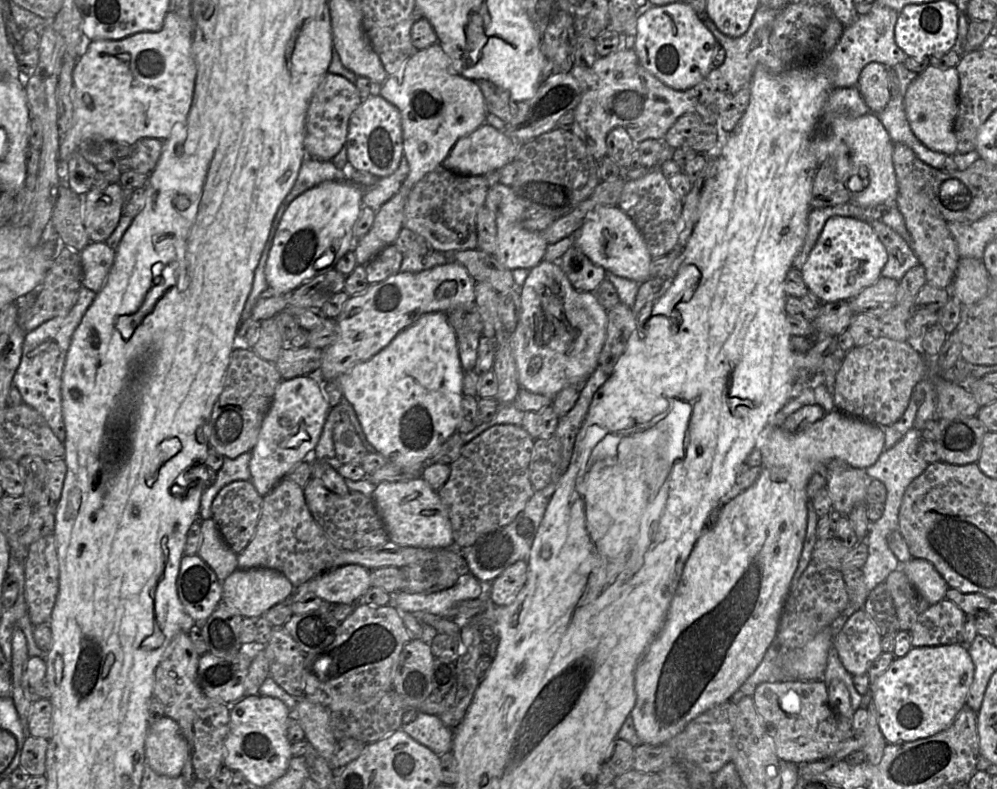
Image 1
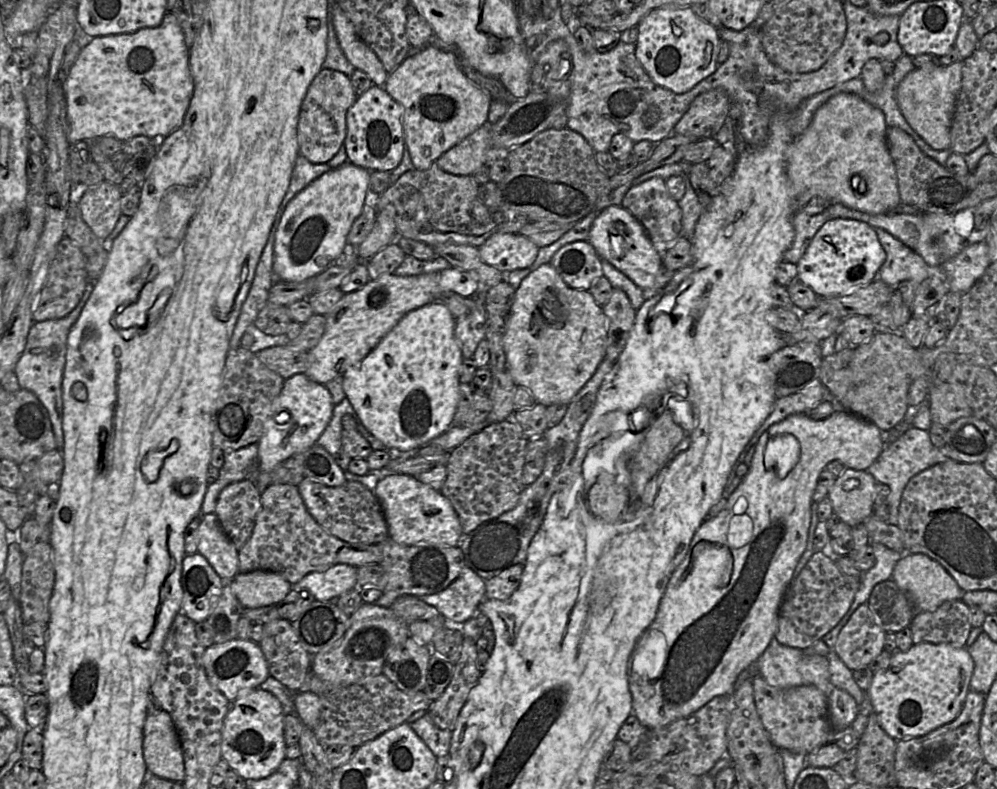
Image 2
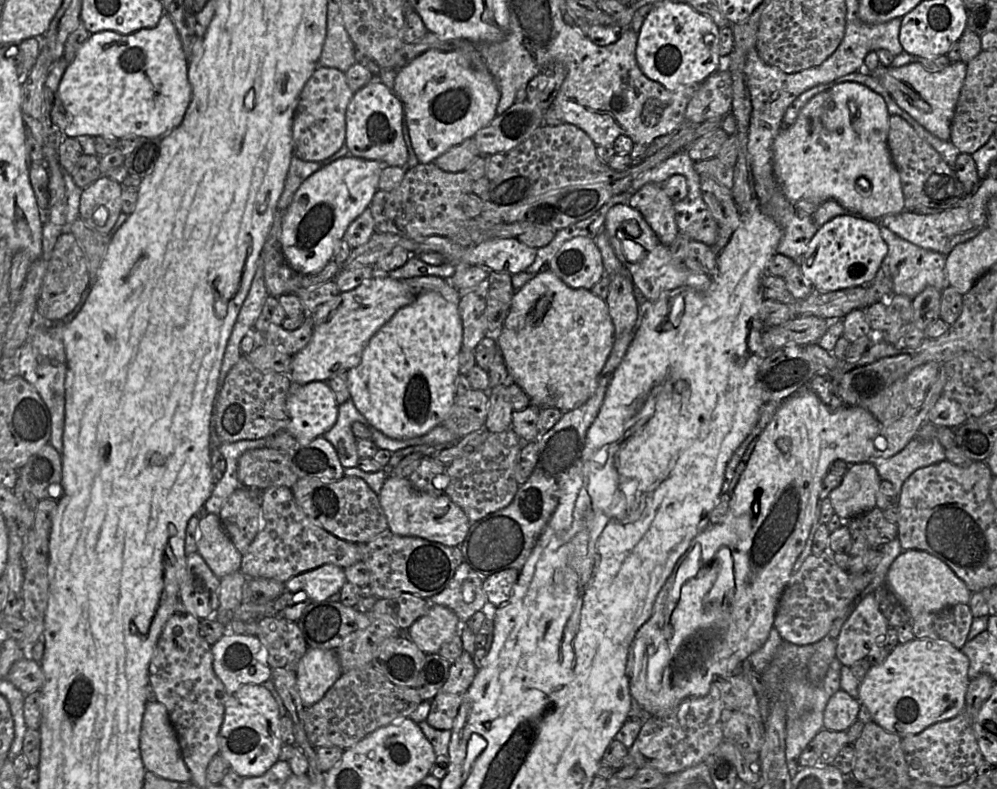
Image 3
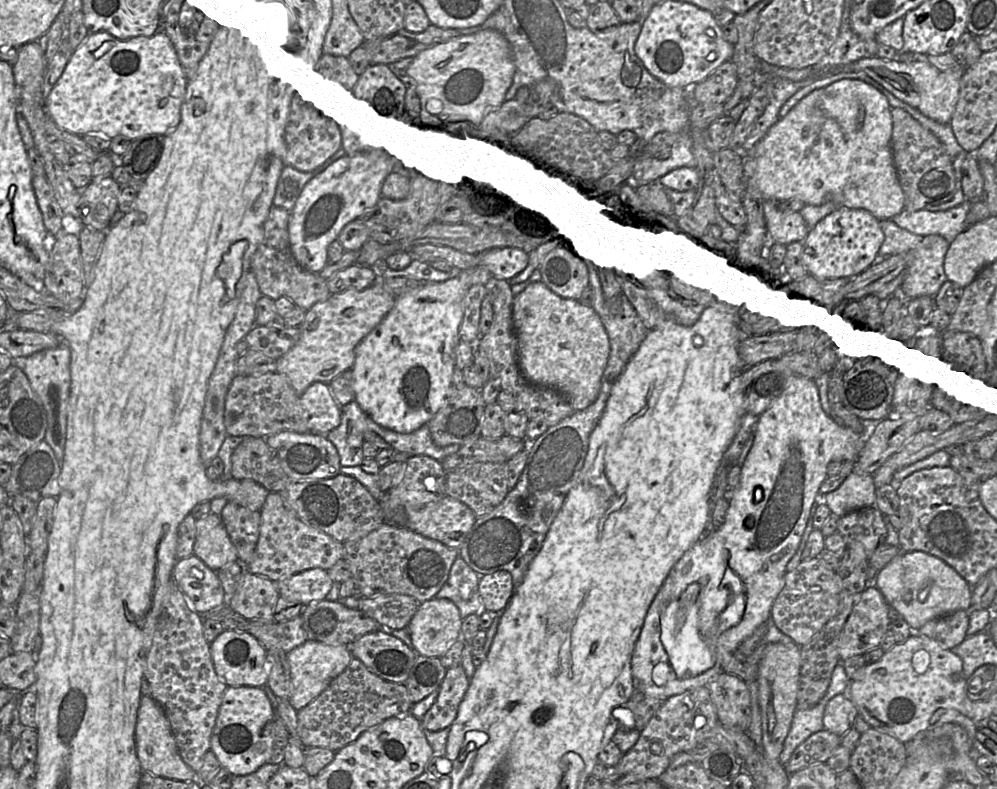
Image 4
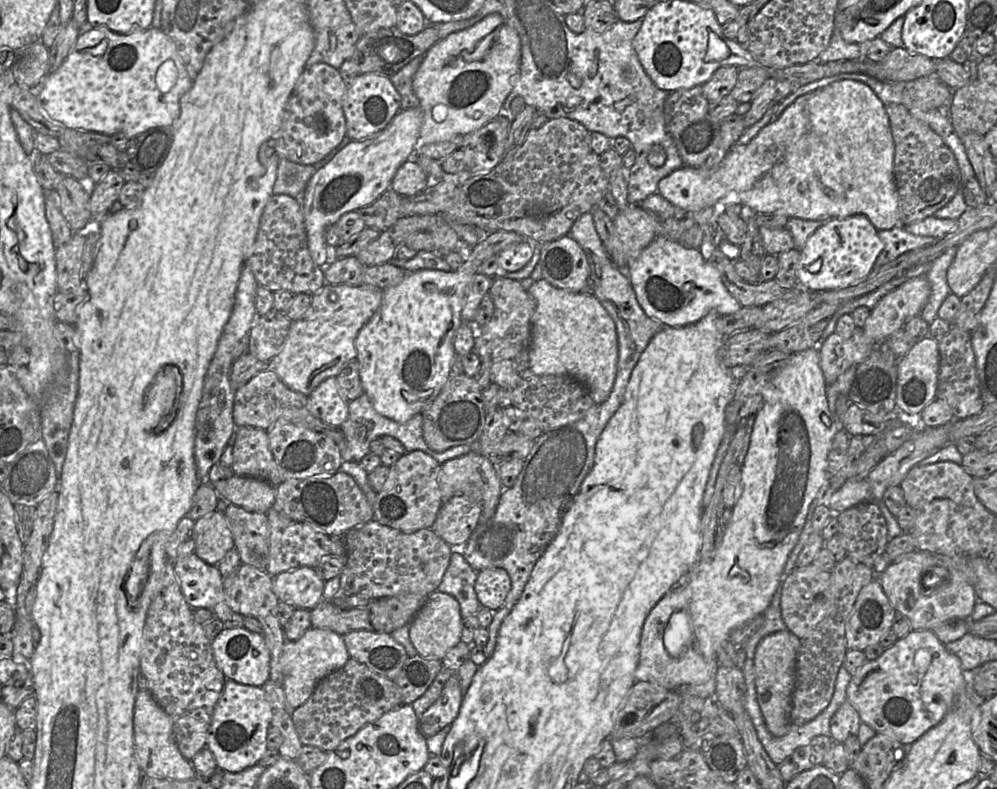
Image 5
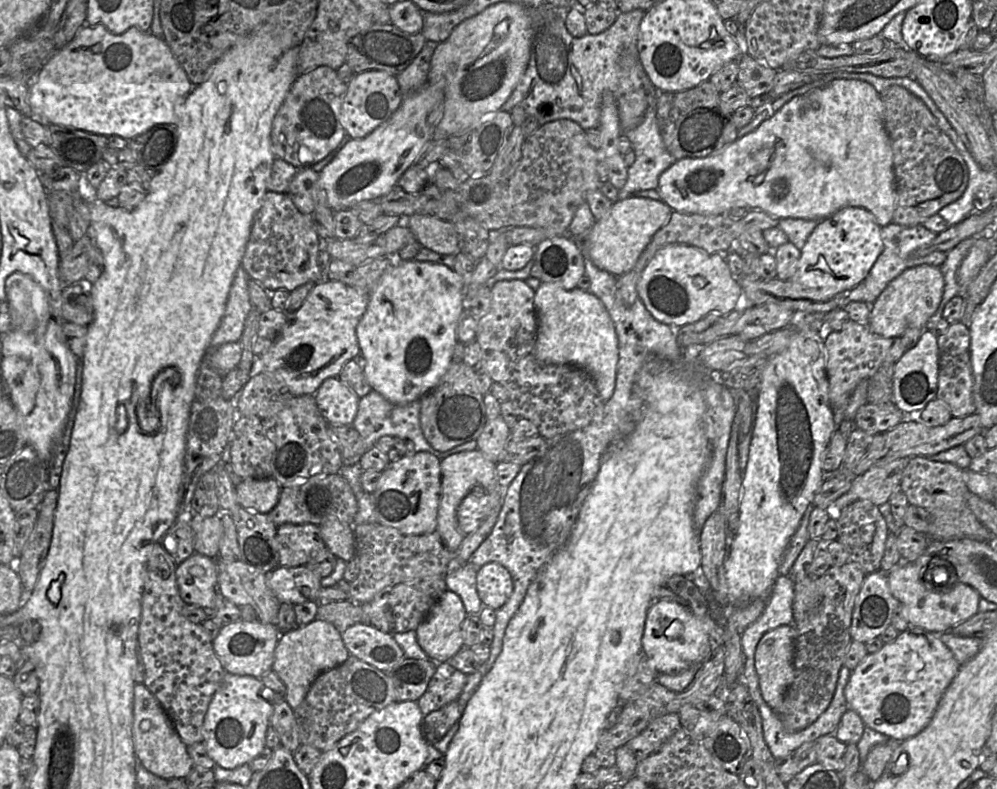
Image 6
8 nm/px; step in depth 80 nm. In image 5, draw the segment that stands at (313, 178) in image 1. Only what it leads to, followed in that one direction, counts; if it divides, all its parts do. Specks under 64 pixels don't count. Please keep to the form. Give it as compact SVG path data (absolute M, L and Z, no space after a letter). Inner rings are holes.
M280 158L273 194L284 194L296 198L304 193L308 181L316 172L313 165L303 165Z

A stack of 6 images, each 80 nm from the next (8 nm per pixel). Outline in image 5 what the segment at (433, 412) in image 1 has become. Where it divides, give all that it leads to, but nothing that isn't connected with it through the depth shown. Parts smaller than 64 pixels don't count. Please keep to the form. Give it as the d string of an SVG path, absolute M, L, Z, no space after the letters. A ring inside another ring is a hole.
M515 231L489 233L484 240L473 246L468 259L456 270L418 270L409 273L398 285L382 289L380 307L360 329L355 339L360 381L364 394L369 397L376 412L398 423L405 423L415 414L422 413L434 401L450 376L455 355L453 338L461 323L461 311L470 282L486 258L523 241L526 238Z

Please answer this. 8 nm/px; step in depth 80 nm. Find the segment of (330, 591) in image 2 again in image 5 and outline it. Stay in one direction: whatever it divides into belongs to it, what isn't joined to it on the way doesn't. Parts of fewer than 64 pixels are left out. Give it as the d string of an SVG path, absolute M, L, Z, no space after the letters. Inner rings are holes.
M312 567L288 570L272 577L273 591L280 601L311 610L324 601L325 582Z

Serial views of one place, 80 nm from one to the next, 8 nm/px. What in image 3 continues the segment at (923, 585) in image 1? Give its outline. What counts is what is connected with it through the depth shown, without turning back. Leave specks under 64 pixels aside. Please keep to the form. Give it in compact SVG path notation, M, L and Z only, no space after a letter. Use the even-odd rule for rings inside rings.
M905 550L891 564L886 584L911 619L922 613L939 611L956 604L968 604L972 592L952 569L939 558L922 550Z

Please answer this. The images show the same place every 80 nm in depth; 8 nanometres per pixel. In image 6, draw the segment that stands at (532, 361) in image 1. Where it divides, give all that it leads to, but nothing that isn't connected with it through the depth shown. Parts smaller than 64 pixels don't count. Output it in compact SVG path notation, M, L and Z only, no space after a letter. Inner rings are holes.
M541 282L535 291L534 306L537 318L536 360L542 365L570 365L584 370L592 378L601 400L609 400L616 383L618 338L602 302L591 292L578 287L565 290L555 283Z

